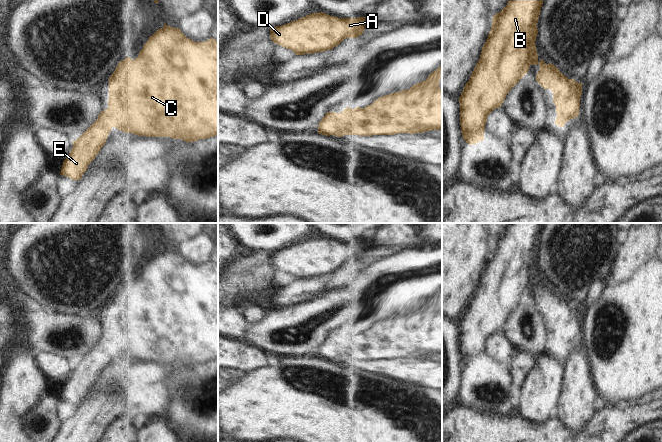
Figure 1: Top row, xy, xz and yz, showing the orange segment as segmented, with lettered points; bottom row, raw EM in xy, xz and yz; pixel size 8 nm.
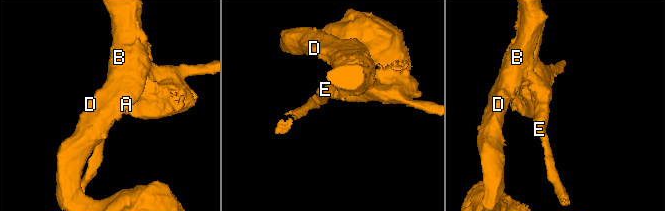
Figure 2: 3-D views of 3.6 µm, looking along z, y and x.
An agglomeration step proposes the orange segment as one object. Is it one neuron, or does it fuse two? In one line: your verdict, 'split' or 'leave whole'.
leave whole

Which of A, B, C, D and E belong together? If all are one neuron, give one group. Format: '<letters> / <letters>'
A B C D E

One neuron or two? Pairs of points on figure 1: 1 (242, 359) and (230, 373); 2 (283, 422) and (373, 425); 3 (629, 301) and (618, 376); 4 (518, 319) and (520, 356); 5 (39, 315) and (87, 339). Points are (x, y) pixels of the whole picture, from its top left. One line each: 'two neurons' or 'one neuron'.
1: two neurons
2: one neuron
3: one neuron
4: two neurons
5: one neuron

